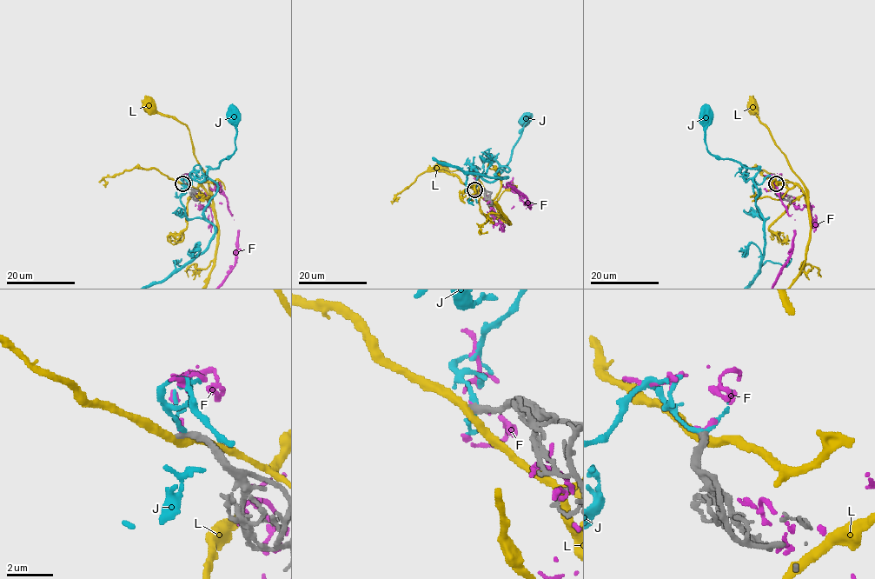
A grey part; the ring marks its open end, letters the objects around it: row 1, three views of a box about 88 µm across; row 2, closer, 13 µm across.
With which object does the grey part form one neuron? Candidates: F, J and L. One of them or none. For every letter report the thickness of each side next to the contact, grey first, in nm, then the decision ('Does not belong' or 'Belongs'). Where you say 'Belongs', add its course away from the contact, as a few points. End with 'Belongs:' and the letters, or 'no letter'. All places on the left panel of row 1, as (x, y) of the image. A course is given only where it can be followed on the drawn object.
F: Thickness 320 nm (grey) against 200 nm. Does not belong
J: Thickness 320 nm (grey) against 140 nm. Does not belong
L: Thickness 300 nm (grey) against 340 nm. Does not belong
Belongs: no letter

